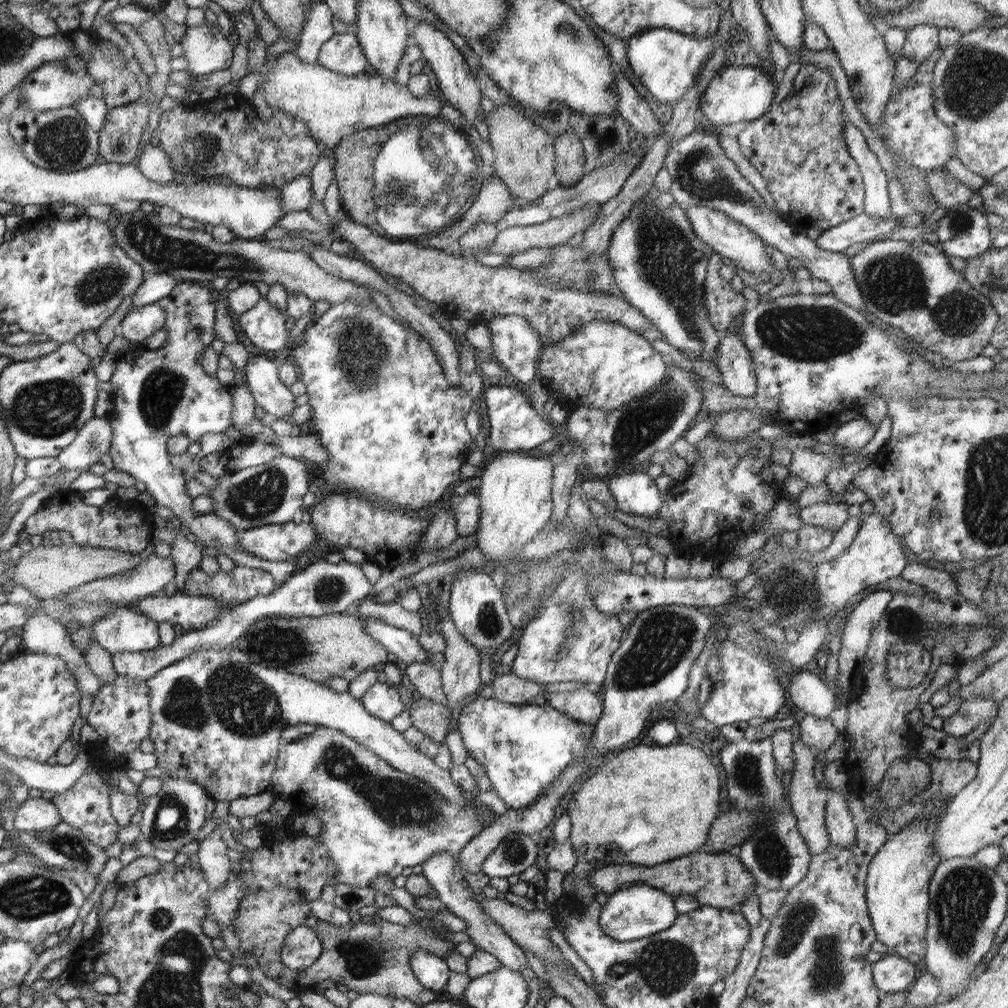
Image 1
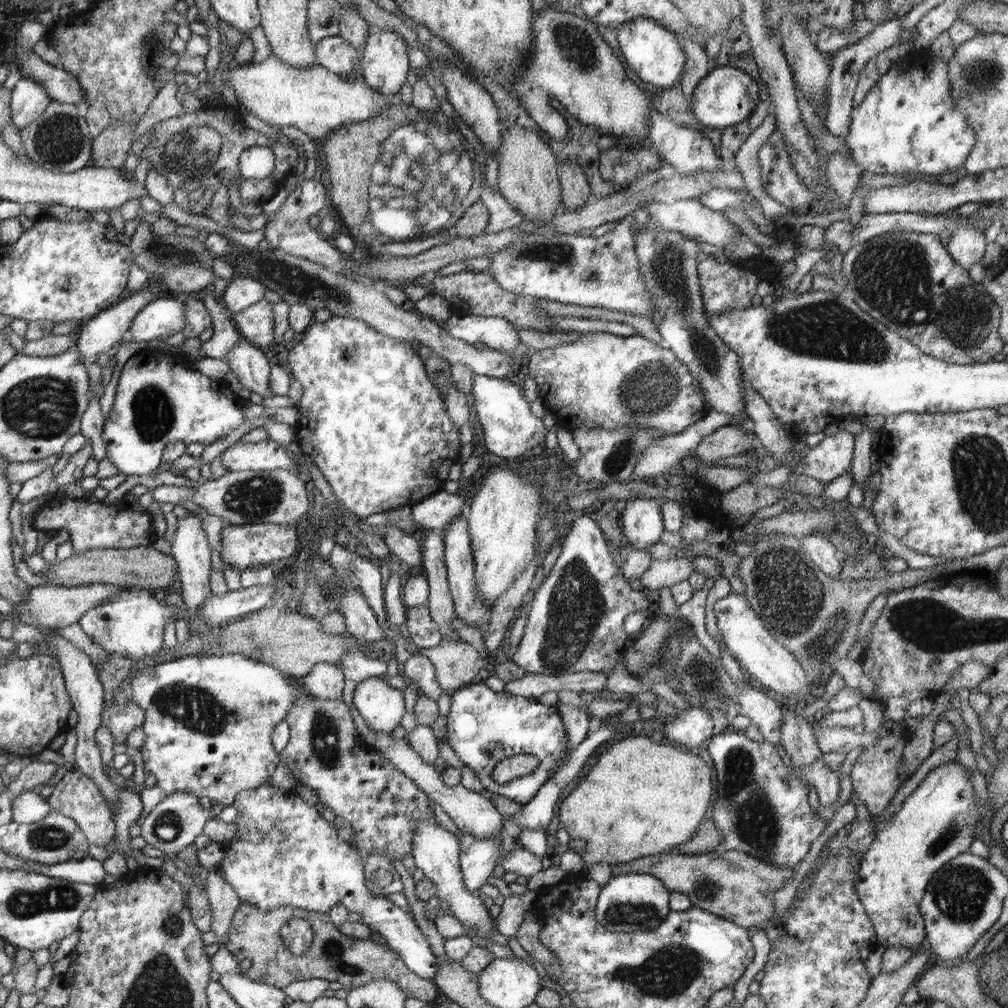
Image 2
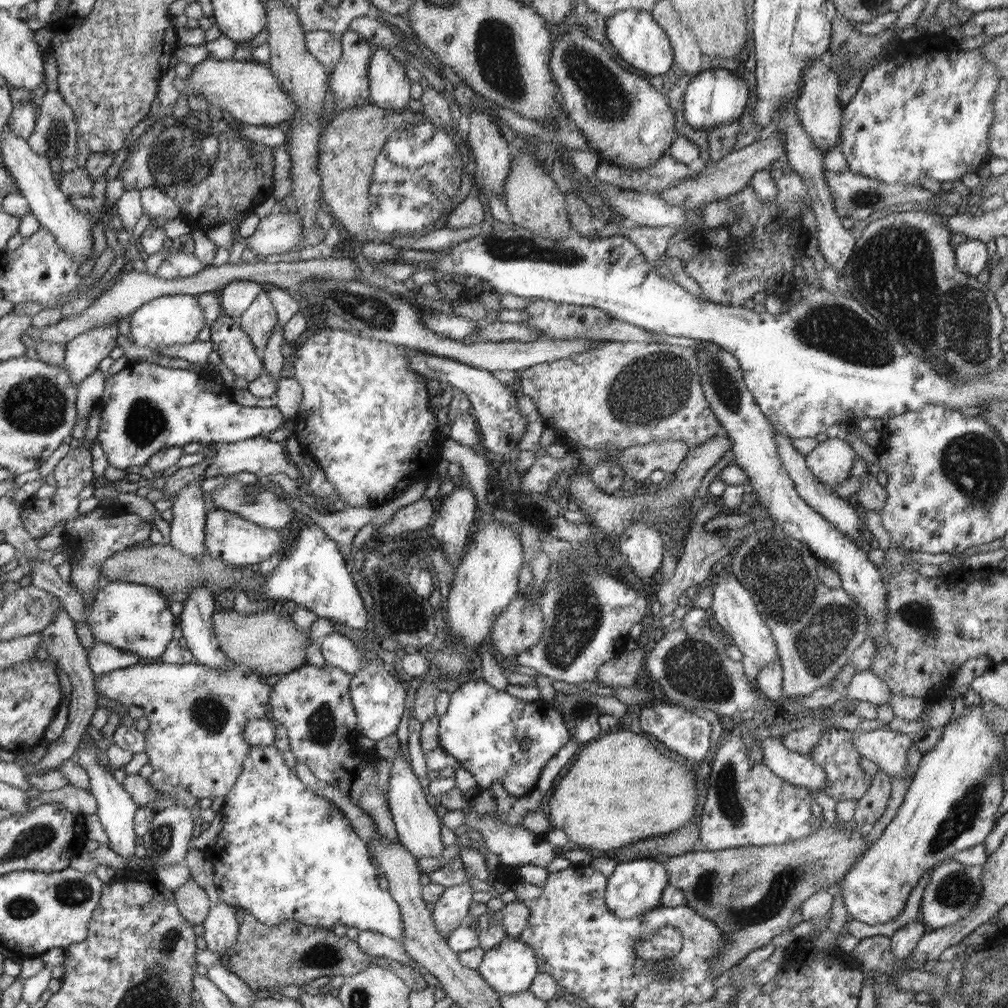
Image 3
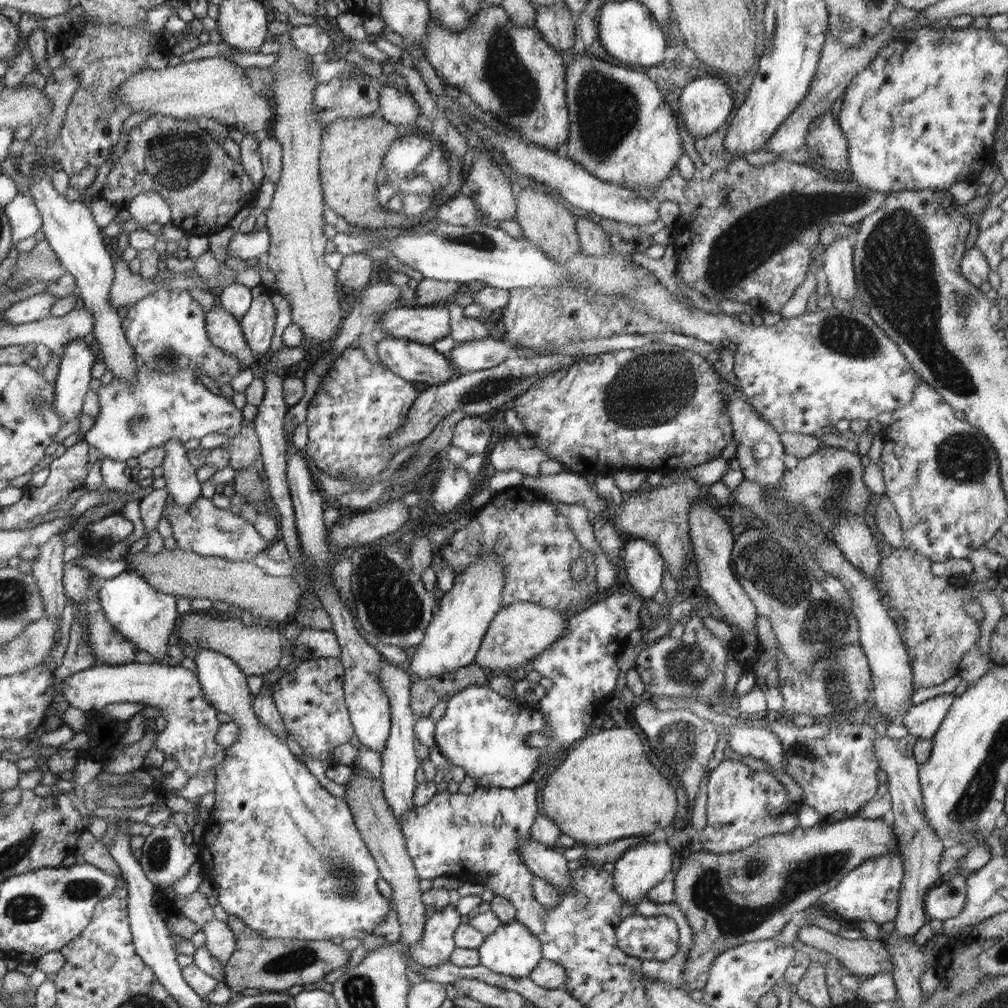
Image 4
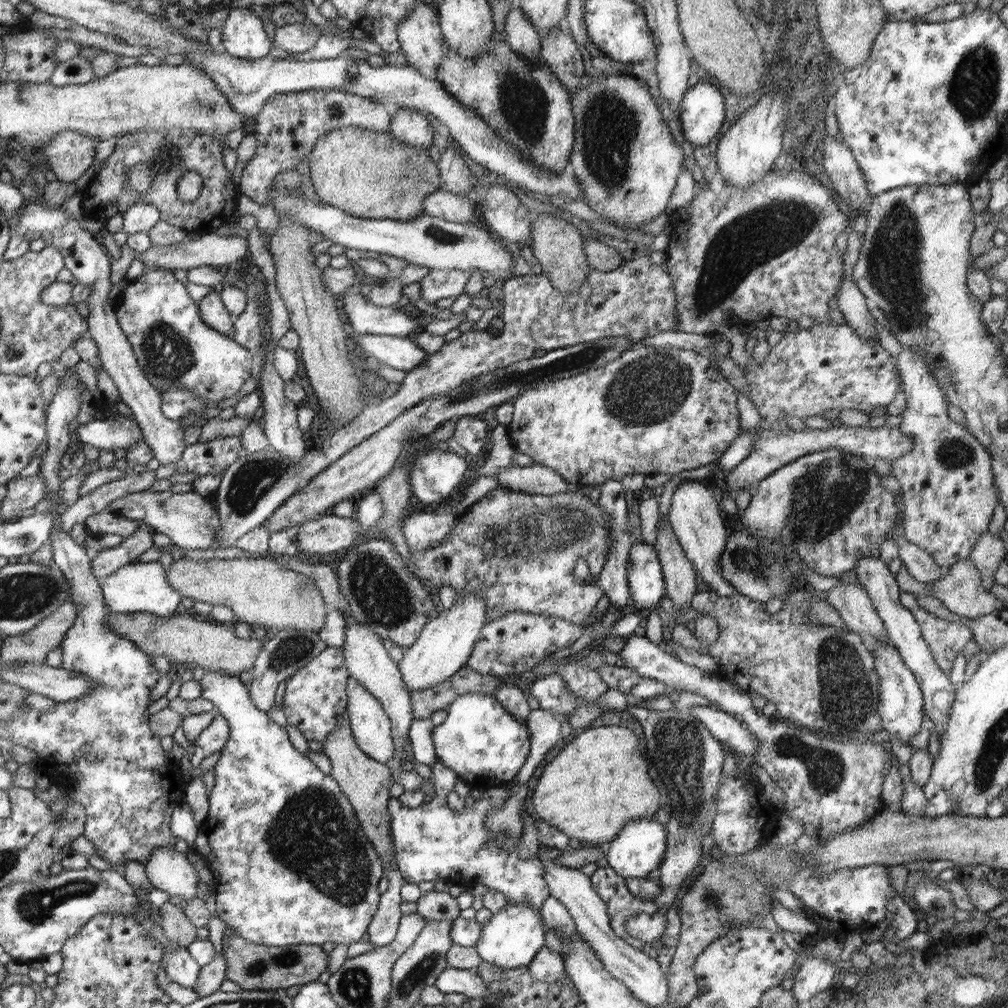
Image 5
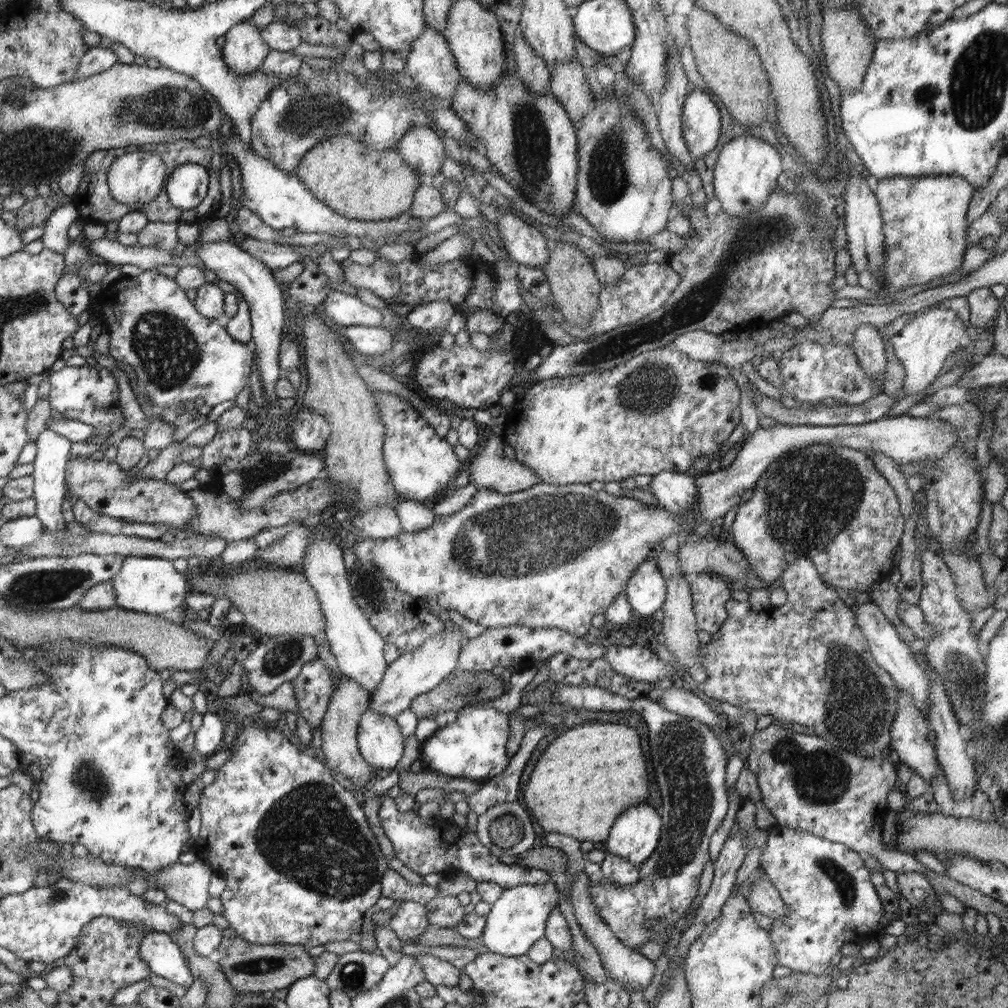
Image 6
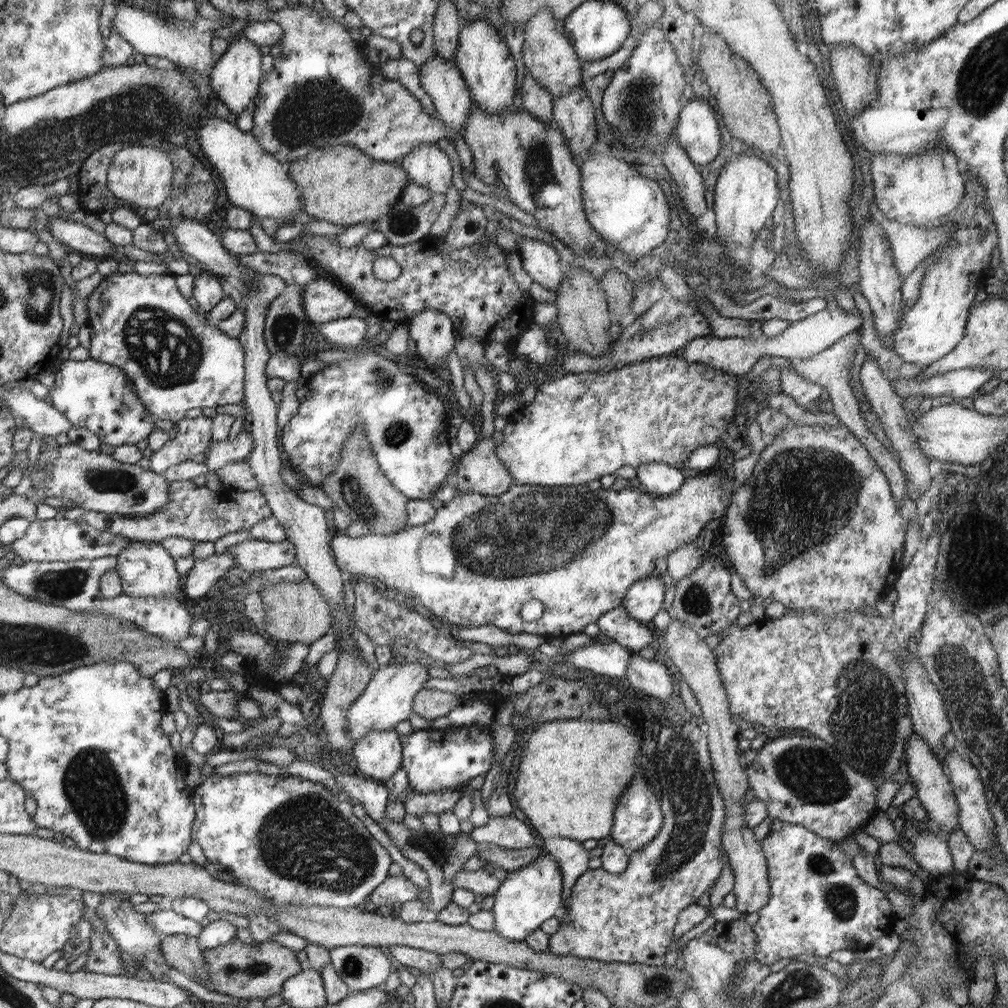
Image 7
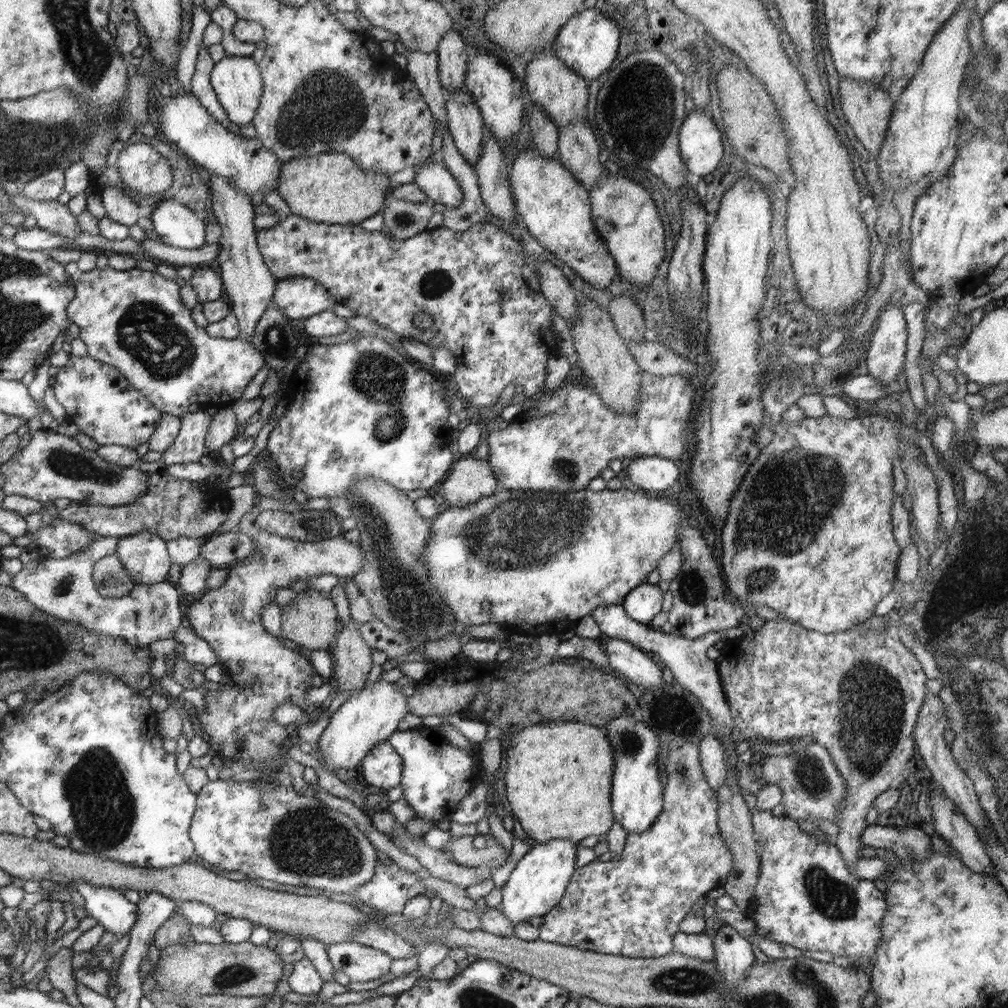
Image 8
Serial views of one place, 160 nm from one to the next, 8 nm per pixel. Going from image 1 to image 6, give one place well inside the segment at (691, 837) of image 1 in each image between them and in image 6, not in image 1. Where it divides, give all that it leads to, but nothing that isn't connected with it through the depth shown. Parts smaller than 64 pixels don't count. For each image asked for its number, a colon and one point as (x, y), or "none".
2: (640, 798)
3: (621, 788)
4: (605, 790)
5: (599, 781)
6: (586, 777)

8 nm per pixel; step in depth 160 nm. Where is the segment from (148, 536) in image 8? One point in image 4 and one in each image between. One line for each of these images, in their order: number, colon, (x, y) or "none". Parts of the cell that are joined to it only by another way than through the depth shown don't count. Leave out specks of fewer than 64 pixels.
4: (146, 617)
5: (141, 587)
6: (151, 585)
7: (146, 570)

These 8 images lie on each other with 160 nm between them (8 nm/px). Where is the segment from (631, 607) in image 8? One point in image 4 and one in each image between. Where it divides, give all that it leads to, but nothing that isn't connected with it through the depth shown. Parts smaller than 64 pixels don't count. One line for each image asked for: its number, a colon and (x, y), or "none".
4: (644, 566)
5: (645, 577)
6: (646, 590)
7: (645, 598)

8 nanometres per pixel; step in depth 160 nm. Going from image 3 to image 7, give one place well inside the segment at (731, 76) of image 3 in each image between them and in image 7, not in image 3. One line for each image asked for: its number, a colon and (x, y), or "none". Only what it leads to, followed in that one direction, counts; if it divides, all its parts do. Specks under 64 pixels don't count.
4: (705, 103)
5: (701, 112)
6: (701, 120)
7: (697, 131)

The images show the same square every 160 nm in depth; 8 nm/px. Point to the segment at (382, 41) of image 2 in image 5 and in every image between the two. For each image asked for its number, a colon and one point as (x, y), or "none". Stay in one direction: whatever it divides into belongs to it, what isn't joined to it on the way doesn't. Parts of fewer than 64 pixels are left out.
3: (390, 88)
4: (397, 107)
5: (408, 126)

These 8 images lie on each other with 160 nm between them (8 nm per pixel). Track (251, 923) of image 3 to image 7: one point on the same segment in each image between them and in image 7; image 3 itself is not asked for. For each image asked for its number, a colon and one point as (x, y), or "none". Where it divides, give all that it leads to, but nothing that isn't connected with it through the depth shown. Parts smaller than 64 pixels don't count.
4: (276, 965)
5: (255, 967)
6: (250, 968)
7: (252, 971)

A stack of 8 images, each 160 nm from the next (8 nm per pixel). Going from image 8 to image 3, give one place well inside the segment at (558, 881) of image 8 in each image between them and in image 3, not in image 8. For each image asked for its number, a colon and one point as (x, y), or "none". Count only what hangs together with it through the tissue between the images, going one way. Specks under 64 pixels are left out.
3: (511, 968)
4: (513, 950)
5: (513, 937)
6: (516, 922)
7: (527, 897)

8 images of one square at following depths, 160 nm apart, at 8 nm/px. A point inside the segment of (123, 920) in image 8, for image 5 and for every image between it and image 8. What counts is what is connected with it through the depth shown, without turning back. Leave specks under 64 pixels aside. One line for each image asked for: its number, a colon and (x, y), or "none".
5: (181, 968)
6: (164, 957)
7: (135, 936)

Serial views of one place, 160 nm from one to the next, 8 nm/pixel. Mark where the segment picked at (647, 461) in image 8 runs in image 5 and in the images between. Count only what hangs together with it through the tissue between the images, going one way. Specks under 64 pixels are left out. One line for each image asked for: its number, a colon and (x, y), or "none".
5: (695, 515)
6: (677, 492)
7: (658, 479)

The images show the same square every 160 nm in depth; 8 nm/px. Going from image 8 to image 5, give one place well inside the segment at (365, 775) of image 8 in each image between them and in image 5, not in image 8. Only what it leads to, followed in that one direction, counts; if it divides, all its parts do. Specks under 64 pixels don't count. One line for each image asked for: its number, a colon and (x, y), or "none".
5: (372, 728)
6: (380, 740)
7: (377, 756)

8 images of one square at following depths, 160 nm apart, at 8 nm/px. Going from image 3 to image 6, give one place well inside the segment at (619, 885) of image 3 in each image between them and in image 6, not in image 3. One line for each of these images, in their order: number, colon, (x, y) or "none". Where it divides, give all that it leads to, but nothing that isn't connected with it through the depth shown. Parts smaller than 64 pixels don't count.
4: (645, 864)
5: (638, 848)
6: (634, 835)

